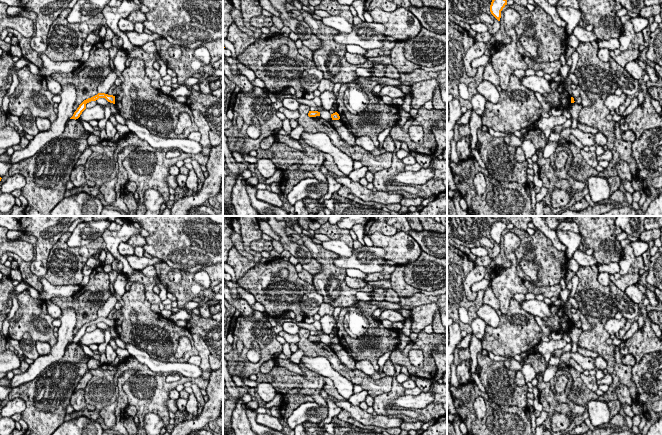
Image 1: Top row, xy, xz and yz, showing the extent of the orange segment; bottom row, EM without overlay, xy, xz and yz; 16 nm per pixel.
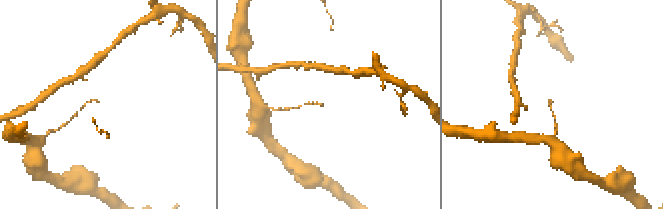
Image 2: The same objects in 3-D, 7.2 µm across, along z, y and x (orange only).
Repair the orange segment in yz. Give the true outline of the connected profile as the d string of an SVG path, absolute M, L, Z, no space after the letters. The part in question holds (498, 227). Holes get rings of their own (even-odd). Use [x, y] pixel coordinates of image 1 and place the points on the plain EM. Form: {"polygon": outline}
{"polygon": "M496 221L492 224L490 229L491 238L500 245L501 235L507 229L507 224L502 221Z"}

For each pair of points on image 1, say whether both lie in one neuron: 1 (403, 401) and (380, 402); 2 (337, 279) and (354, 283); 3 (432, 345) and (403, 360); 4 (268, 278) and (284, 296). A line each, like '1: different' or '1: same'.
1: different
2: different
3: same
4: same

